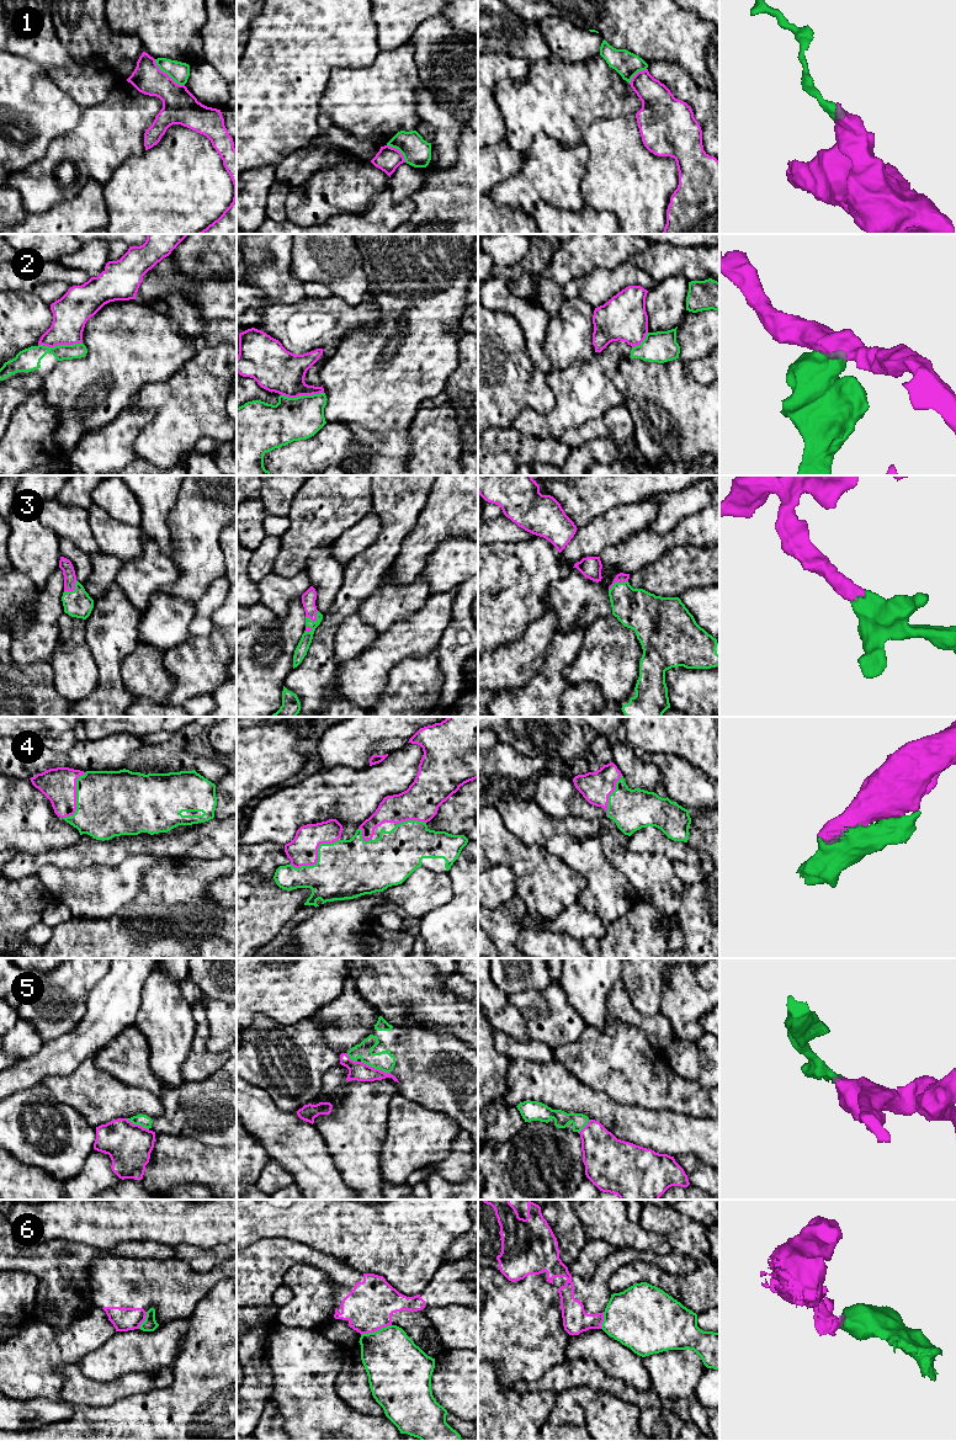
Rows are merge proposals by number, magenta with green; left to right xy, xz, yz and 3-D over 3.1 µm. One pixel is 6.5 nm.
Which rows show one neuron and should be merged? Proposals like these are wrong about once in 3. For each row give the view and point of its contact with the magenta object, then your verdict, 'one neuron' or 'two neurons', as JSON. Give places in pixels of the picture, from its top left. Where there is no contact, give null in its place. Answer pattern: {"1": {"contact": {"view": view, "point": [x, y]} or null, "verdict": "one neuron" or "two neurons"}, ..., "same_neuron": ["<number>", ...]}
{"1": {"contact": {"view": "xy", "point": [166, 74]}, "verdict": "two neurons"}, "2": {"contact": {"view": "xy", "point": [59, 344]}, "verdict": "two neurons"}, "3": {"contact": {"view": "yz", "point": [617, 580]}, "verdict": "one neuron"}, "4": {"contact": {"view": "xz", "point": [317, 857]}, "verdict": "one neuron"}, "5": {"contact": {"view": "xz", "point": [376, 1069]}, "verdict": "two neurons"}, "6": {"contact": {"view": "xz", "point": [376, 1330]}, "verdict": "two neurons"}, "same_neuron": ["3", "4"]}

